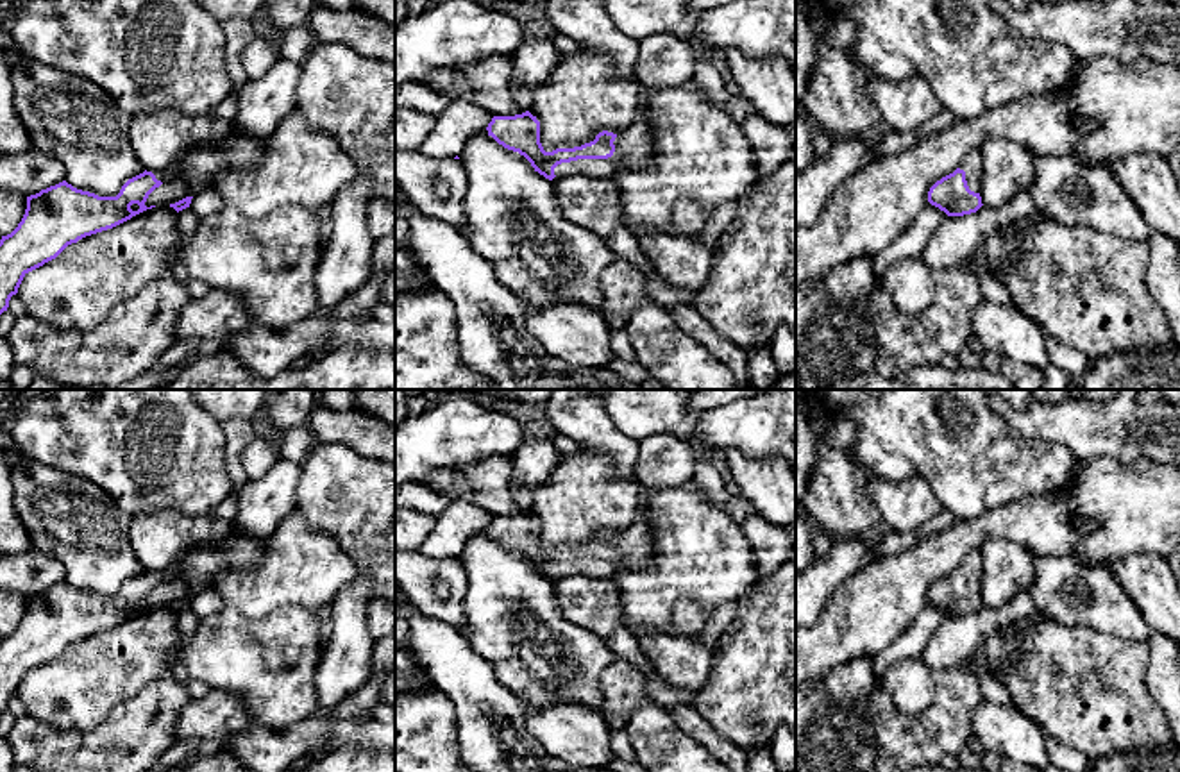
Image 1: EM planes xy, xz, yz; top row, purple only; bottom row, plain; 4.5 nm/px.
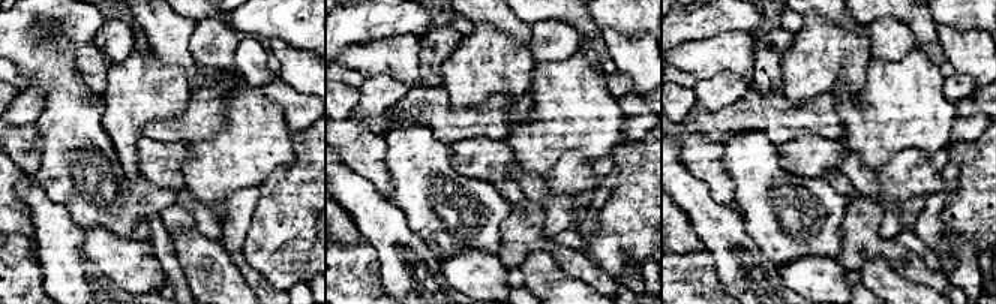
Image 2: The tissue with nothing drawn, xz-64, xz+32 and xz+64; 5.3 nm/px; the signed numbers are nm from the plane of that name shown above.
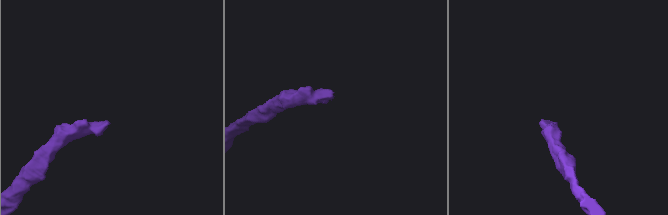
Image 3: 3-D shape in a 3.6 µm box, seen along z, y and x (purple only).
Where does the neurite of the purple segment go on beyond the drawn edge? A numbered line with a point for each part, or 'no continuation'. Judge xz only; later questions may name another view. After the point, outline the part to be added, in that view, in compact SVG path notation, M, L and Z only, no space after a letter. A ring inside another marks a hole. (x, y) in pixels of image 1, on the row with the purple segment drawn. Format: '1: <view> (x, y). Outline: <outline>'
1: xz (633, 149). Outline: M645 118L631 125L624 136L617 136L615 152L608 159L577 159L554 168L556 177L594 173L599 179L615 179L628 166L647 166L653 157L653 130Z

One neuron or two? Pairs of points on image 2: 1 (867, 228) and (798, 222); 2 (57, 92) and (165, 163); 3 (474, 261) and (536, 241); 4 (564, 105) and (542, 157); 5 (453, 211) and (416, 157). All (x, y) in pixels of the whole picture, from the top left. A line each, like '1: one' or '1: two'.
1: two
2: two
3: two
4: one
5: one

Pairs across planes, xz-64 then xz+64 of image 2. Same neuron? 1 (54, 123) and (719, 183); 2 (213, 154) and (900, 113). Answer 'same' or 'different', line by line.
1: different
2: same

